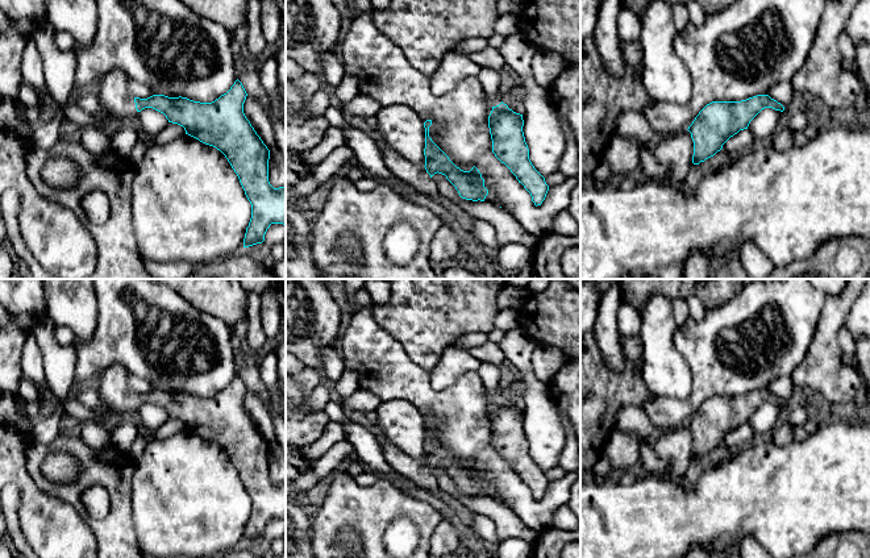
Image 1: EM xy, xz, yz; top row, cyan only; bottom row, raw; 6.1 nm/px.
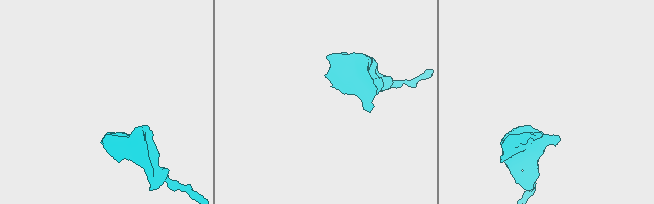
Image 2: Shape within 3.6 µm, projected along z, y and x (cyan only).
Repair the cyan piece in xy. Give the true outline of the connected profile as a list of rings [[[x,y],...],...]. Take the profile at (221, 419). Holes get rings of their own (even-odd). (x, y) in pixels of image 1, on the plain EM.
[[[112,363],[101,374],[97,390],[101,400],[100,409],[108,413],[116,425],[122,416],[128,413],[134,415],[142,404],[153,403],[163,408],[168,417],[183,421],[186,429],[220,445],[237,469],[245,490],[251,499],[251,513],[246,522],[243,542],[262,538],[271,519],[286,520],[286,482],[274,483],[269,476],[270,445],[243,408],[243,397],[247,388],[238,374],[226,388],[212,397],[200,397],[182,391],[168,392],[165,390],[153,390],[147,393],[134,392],[128,383],[129,374],[128,368],[120,363]]]

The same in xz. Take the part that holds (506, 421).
[[[503,396],[492,401],[488,411],[492,447],[530,488],[537,501],[545,495],[549,480],[529,454],[523,421],[523,409],[513,407]]]

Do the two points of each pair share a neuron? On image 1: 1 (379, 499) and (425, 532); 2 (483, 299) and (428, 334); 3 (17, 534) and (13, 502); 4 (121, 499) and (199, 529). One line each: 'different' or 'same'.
1: same
2: same
3: same
4: different

